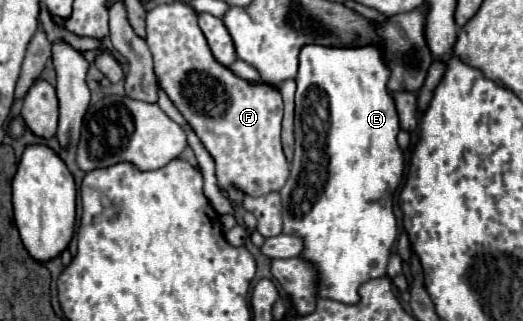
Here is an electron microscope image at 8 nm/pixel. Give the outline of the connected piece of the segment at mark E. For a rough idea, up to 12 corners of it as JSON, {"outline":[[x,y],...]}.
{"outline":[[303,45],[283,233],[319,297],[385,277],[403,179],[381,45]]}

